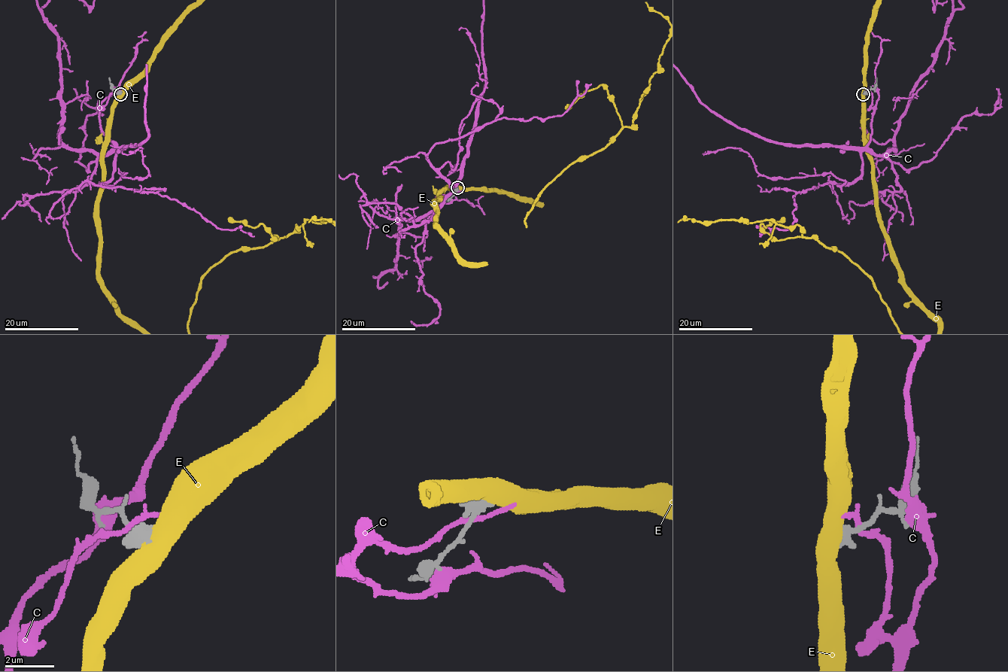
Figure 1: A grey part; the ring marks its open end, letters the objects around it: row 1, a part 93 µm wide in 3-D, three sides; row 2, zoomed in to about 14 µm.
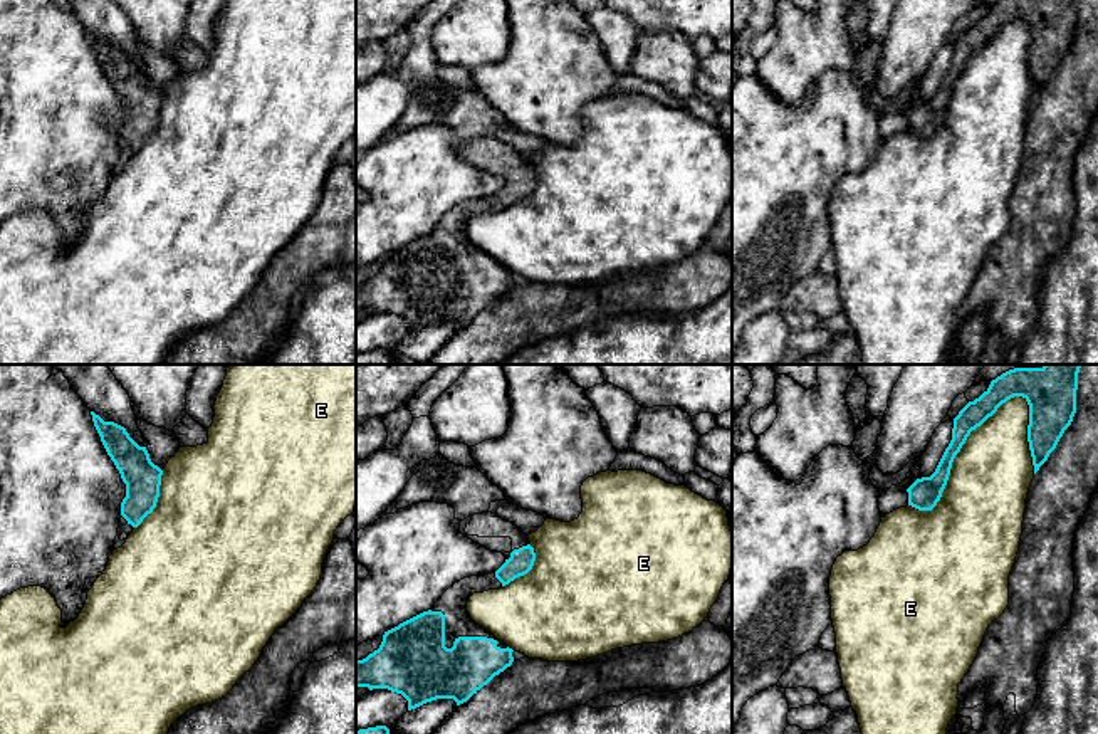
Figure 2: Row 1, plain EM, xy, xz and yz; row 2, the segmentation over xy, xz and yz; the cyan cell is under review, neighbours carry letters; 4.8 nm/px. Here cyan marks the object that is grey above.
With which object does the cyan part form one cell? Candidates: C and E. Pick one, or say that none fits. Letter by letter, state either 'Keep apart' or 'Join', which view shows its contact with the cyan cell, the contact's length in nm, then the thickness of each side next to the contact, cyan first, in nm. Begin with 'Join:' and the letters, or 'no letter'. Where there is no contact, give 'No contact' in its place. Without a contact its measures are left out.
Join: no letter
C: Keep apart. No contact
E: Keep apart. Touches cyan in yz. Shared border 750 nm. Thickness 150 nm (cyan) against 380 nm

